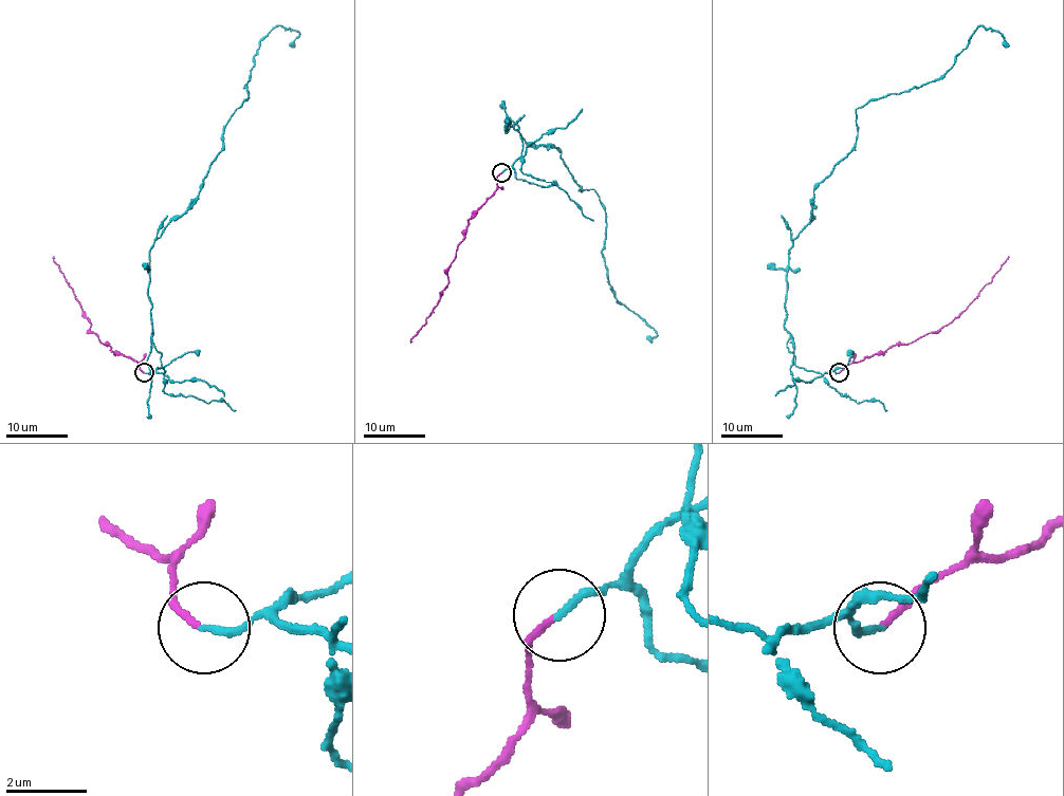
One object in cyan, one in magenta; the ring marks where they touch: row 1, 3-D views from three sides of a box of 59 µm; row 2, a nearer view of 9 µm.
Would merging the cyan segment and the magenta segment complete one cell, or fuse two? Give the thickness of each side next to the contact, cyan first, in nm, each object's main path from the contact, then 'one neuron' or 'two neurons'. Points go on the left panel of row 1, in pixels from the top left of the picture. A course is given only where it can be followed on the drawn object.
180 nm thick on the cyan side, 150 nm on the other; cyan runs (145, 373), (165, 371), (149, 250), (199, 190), (266, 36), (299, 33), (291, 47); magenta runs (143, 373), (140, 363), (116, 354), (90, 331), (90, 322), (65, 274), (53, 262), (53, 256); two neurons

